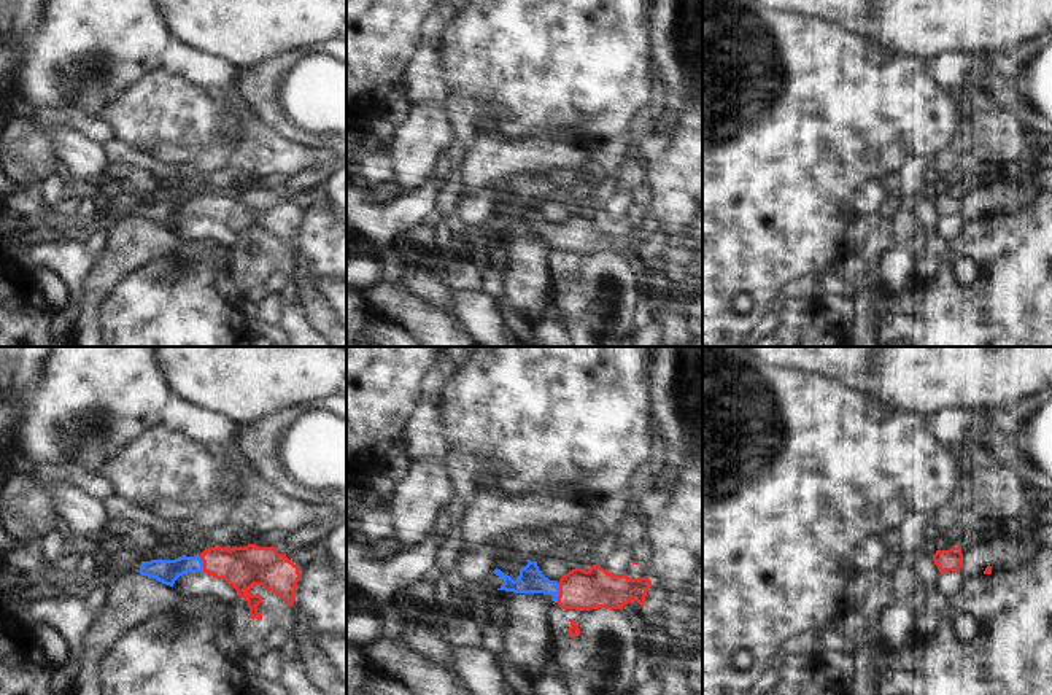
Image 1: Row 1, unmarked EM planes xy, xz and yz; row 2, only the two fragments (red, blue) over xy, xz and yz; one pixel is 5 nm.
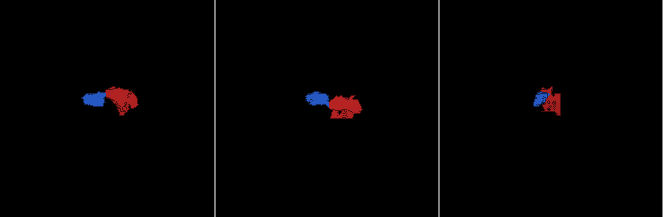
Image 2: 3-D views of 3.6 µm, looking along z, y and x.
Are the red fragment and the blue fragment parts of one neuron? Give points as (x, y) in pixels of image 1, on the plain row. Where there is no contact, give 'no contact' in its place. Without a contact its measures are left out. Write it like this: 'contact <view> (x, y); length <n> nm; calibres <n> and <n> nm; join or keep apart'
contact xz (560, 236); length 100 nm; calibres 200 and 130 nm; join

